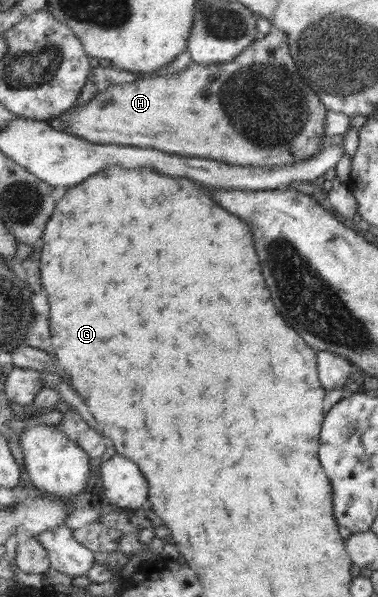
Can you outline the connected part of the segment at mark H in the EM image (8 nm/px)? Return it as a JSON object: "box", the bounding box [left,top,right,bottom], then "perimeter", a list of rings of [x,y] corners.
{"box":[51,27,325,167],"perimeter":[[[270,27],[269,33],[253,41],[236,60],[221,64],[195,61],[176,74],[149,75],[133,83],[111,85],[87,103],[74,105],[51,123],[93,143],[155,147],[183,157],[207,157],[245,167],[287,165],[311,157],[325,142],[325,106],[300,78],[288,49],[288,35]]]}

